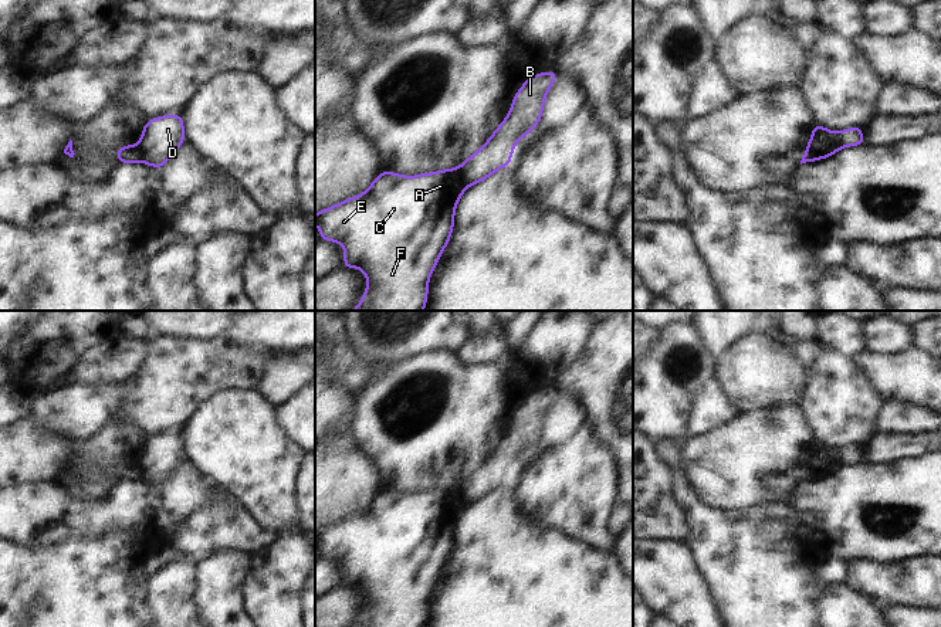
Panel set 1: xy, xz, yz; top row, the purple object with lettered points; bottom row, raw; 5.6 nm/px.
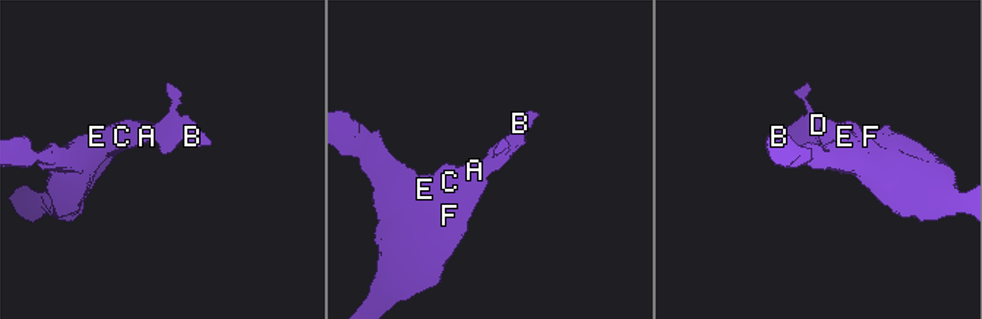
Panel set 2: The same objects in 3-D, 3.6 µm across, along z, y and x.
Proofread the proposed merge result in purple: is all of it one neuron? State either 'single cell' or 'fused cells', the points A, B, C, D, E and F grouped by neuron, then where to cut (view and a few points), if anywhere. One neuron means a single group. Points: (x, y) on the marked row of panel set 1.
fused cells; groups A C E F / B D; cut yz (829, 131), (825, 143), (815, 153), (816, 159)

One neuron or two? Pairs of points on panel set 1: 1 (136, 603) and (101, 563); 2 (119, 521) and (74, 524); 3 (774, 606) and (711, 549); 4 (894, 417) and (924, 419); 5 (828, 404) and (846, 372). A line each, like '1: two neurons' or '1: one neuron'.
1: one neuron
2: one neuron
3: one neuron
4: one neuron
5: one neuron

